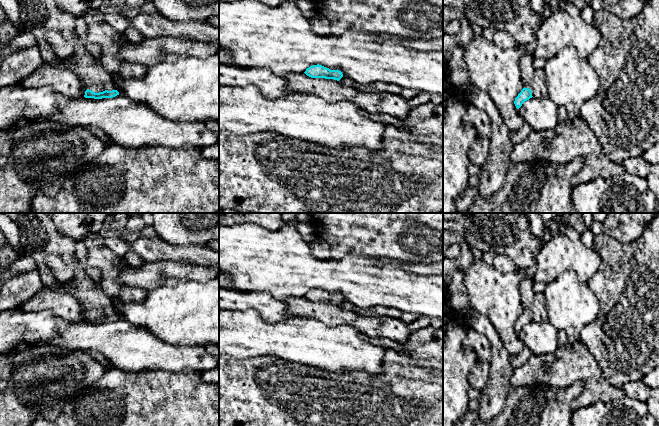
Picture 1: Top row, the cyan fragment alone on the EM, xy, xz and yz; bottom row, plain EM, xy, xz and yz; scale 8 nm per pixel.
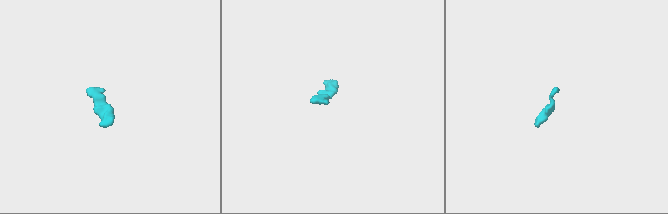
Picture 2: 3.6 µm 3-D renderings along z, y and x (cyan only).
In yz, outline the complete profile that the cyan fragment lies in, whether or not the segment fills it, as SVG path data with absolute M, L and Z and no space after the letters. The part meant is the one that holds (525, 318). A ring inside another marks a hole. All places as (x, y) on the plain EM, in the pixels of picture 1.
M524 278L520 284L520 295L521 295L521 302L523 306L523 313L515 322L514 328L517 333L519 333L522 328L532 322L532 305L533 300L535 297L535 292L533 291L534 286L534 279L533 278Z

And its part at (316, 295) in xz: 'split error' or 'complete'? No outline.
complete

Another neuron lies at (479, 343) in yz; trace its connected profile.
M472 327L467 331L467 338L463 341L463 347L471 348L475 352L478 361L489 362L491 359L488 339Z

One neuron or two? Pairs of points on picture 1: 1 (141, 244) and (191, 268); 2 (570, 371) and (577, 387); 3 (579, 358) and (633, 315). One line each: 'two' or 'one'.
1: two
2: two
3: two

